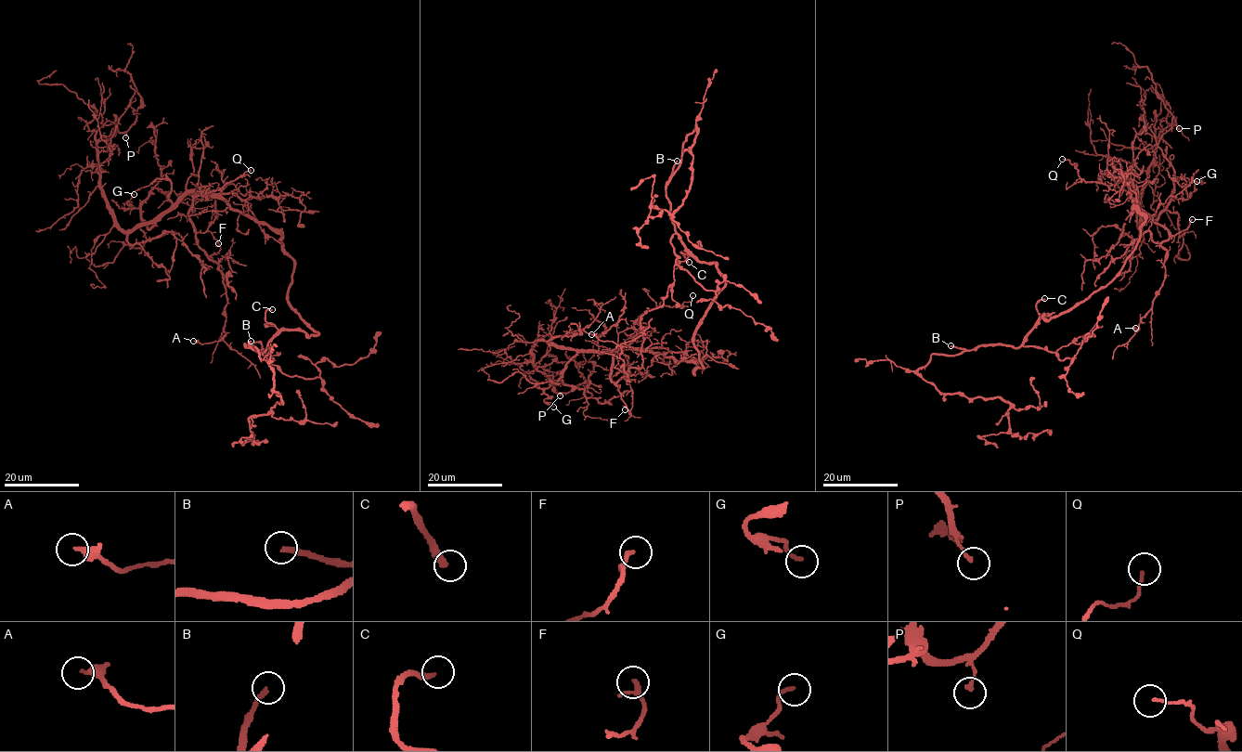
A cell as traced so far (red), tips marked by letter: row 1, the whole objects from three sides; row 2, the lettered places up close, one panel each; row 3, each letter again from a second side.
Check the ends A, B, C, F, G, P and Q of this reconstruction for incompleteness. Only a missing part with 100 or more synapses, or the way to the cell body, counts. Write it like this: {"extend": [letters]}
{"extend": ["B", "C"]}

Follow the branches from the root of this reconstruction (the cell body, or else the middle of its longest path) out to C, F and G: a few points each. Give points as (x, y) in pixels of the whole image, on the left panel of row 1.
C: (291, 283), (287, 302), (317, 334), (308, 336), (302, 331), (278, 329), (265, 320), (265, 311), (272, 309)
F: (291, 283), (293, 258), (278, 232), (221, 199), (196, 196), (188, 215), (198, 245), (210, 256), (218, 243)
G: (291, 283), (293, 258), (280, 235), (221, 199), (182, 193), (148, 228), (138, 208), (125, 209), (134, 194)

